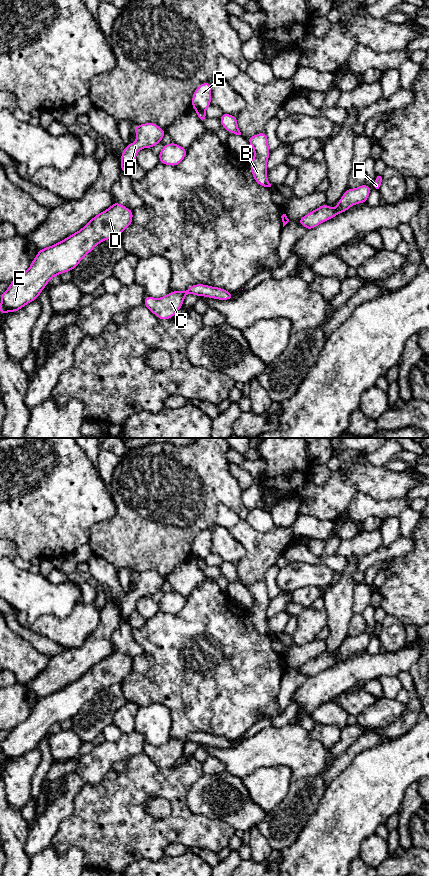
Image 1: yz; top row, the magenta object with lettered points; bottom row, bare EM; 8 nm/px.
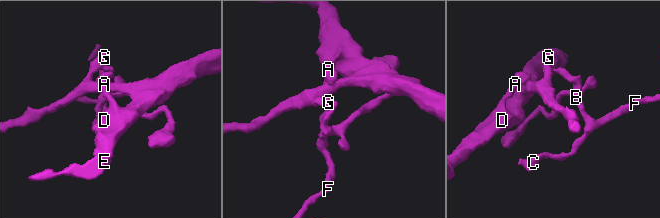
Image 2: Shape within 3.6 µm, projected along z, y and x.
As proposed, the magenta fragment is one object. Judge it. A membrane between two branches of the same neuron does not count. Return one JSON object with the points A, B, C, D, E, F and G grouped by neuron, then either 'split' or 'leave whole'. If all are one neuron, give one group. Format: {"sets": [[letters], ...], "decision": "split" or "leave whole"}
{"sets": [["A", "D", "E", "G"], ["B", "C", "F"]], "decision": "split"}

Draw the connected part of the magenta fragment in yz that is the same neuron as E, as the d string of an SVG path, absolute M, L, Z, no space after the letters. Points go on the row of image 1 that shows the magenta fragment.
M115 201L112 206L93 217L79 231L55 245L39 250L29 269L15 278L9 284L8 289L0 294L0 313L5 315L9 311L17 312L28 303L37 300L42 290L54 276L72 271L99 243L114 236L120 236L131 225L132 219L133 210Z

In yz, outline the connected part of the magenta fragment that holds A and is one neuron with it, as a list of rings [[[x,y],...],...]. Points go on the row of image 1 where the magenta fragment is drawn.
[[[151,122],[135,126],[134,131],[137,140],[126,145],[121,154],[121,170],[122,173],[126,174],[131,165],[136,162],[137,153],[143,148],[153,148],[157,143],[162,141],[166,133],[157,124]]]

